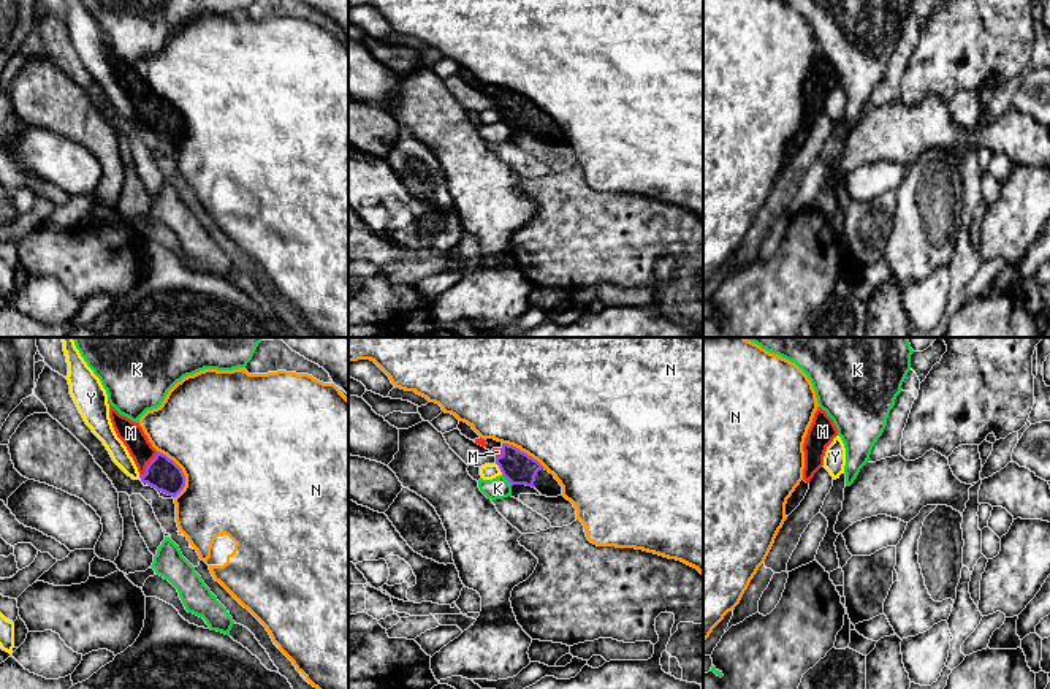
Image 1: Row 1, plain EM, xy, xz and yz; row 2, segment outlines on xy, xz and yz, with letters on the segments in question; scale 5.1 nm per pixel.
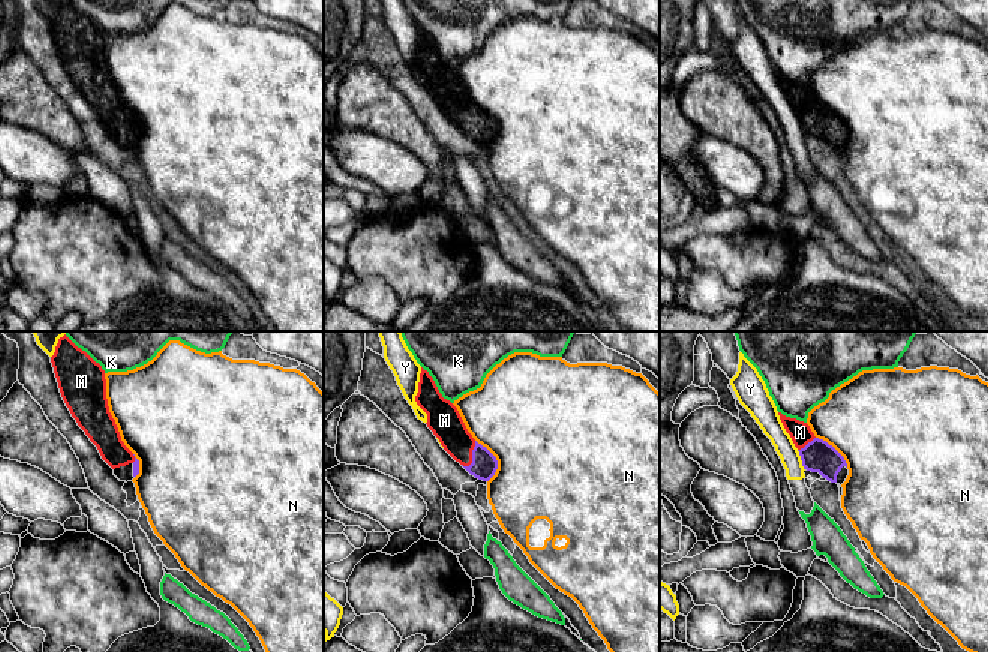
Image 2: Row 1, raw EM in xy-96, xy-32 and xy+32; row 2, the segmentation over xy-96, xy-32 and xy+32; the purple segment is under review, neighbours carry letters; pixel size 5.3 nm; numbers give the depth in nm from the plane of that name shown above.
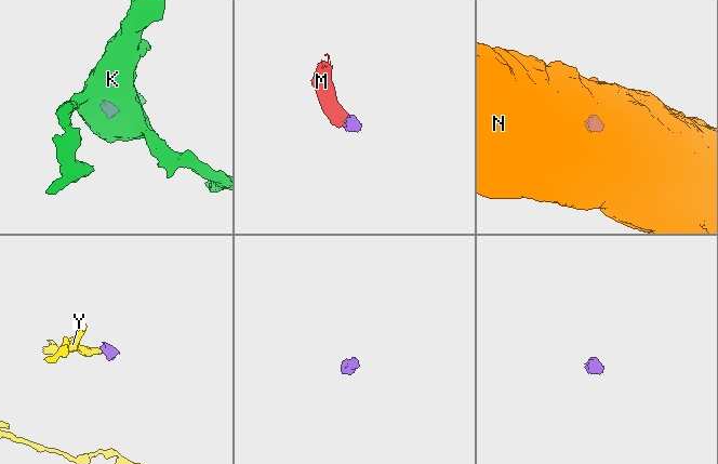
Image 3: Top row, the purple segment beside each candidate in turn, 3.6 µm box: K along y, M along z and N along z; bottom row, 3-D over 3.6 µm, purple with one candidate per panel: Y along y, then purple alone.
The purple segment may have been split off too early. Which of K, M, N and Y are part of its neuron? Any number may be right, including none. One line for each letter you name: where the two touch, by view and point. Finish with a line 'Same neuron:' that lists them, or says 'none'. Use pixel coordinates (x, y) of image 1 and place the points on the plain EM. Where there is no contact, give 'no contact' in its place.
M: xy (148, 110)
Same neuron: M

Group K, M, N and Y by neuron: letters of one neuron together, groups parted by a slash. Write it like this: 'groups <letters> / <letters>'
groups K / M / N / Y

